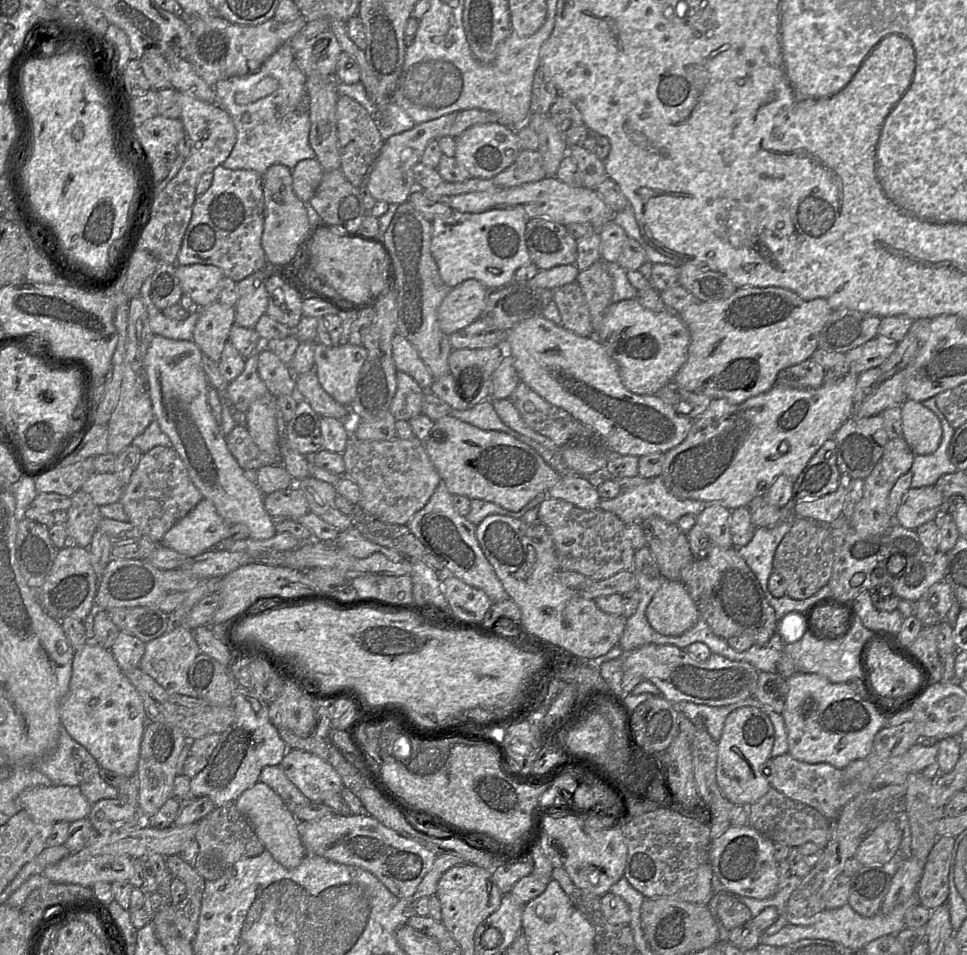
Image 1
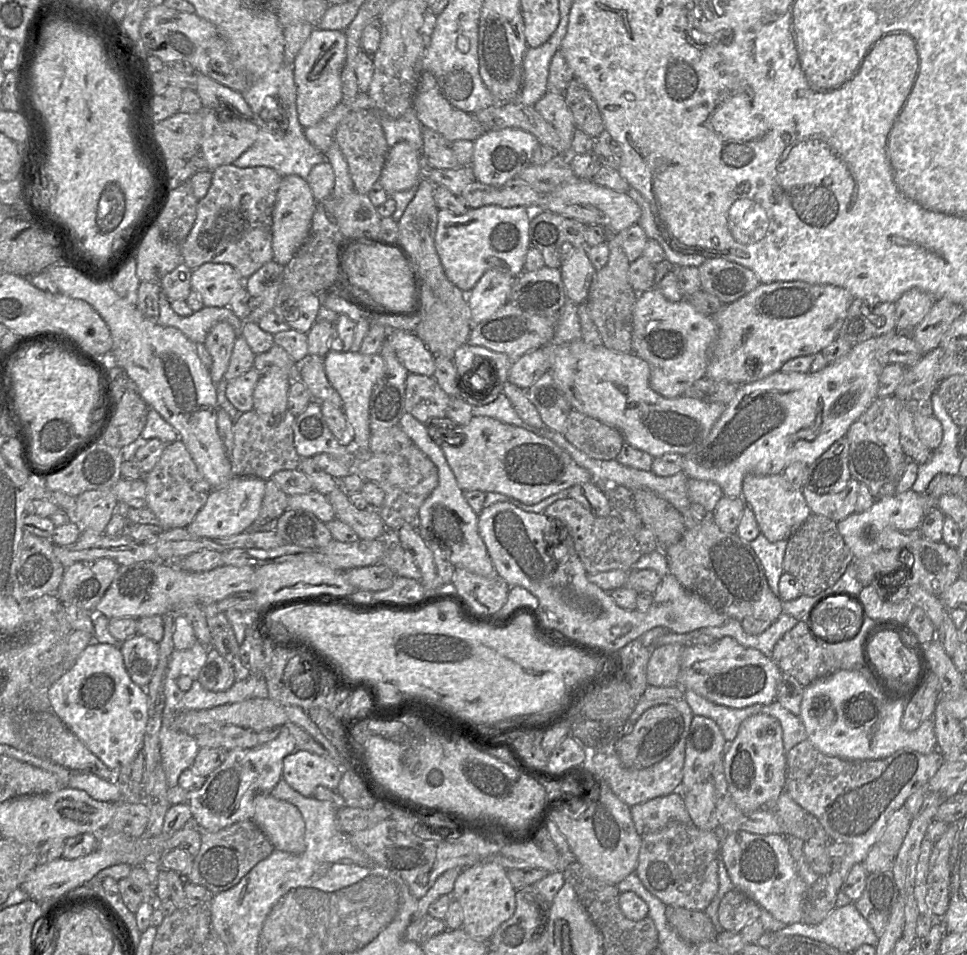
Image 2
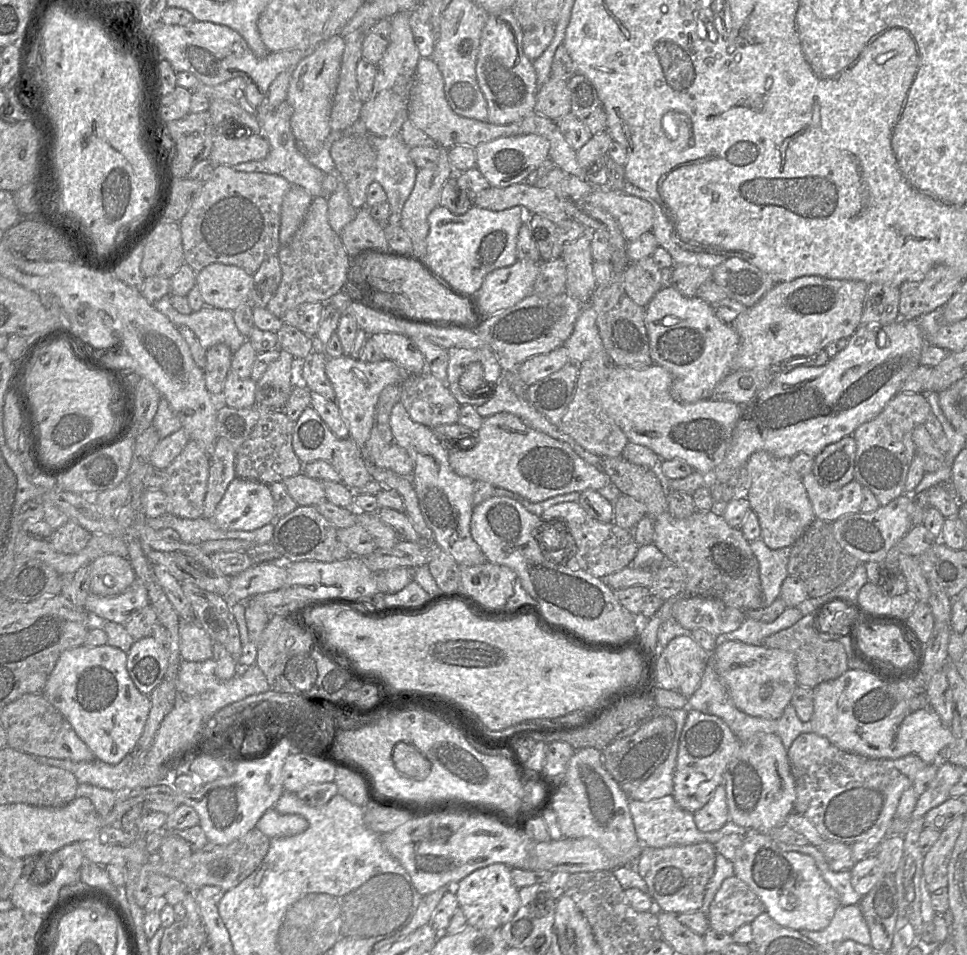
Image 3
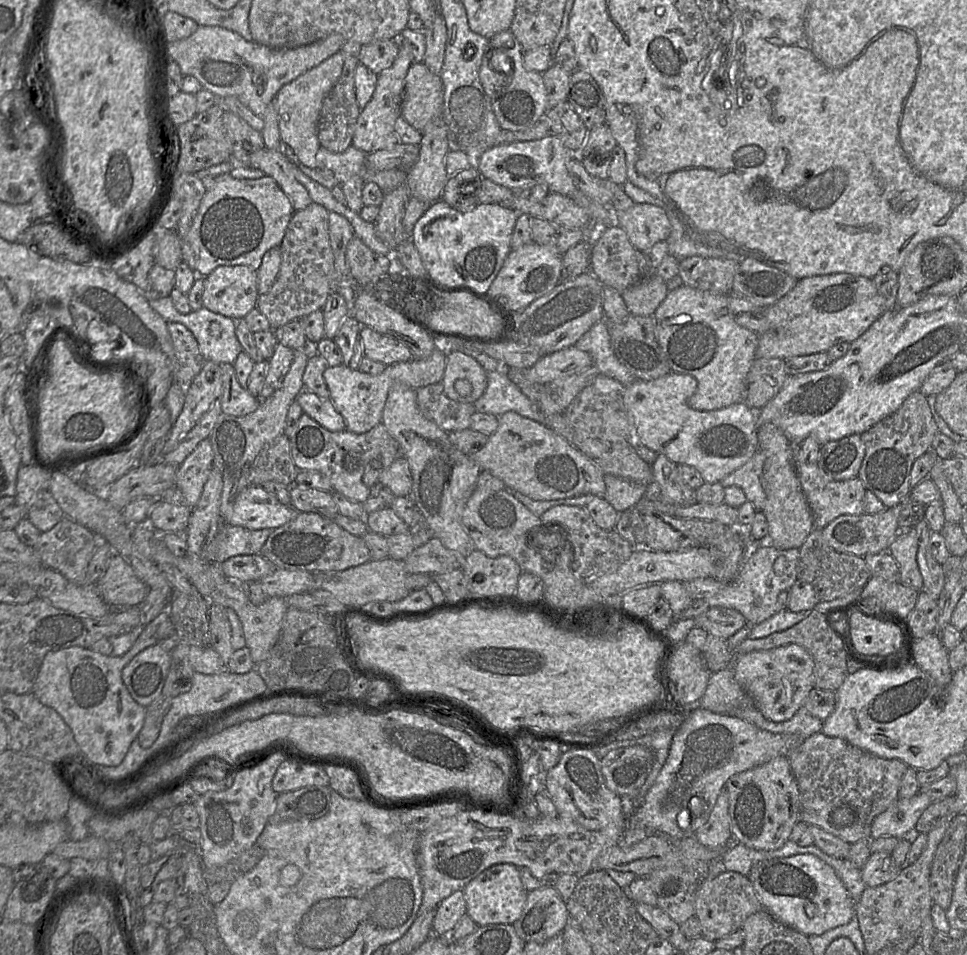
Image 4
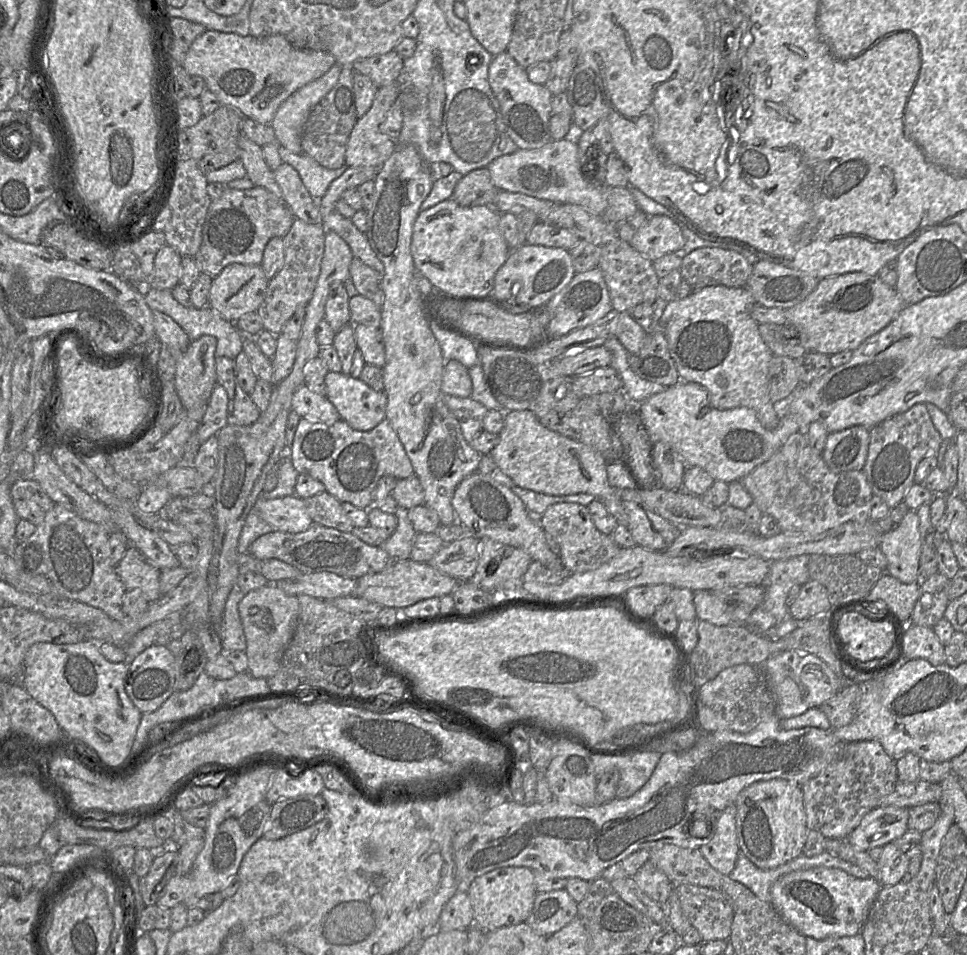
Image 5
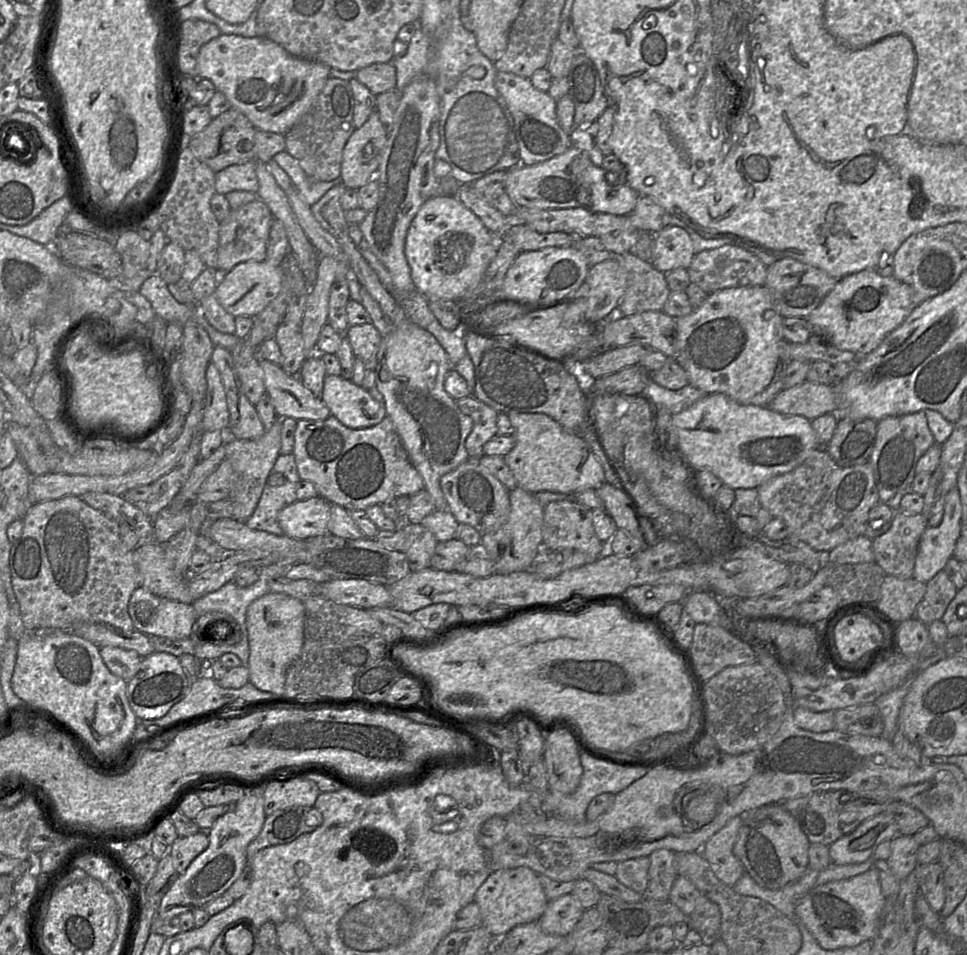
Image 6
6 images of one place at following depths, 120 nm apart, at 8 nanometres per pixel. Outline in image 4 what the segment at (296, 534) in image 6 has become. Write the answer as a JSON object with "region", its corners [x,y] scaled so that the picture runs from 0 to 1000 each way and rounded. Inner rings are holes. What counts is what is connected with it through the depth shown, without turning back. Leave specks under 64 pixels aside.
{"region":[[[259,507],[245,519],[238,540],[232,549],[259,555],[285,554],[308,537],[301,529],[292,528],[286,520],[270,508]]]}

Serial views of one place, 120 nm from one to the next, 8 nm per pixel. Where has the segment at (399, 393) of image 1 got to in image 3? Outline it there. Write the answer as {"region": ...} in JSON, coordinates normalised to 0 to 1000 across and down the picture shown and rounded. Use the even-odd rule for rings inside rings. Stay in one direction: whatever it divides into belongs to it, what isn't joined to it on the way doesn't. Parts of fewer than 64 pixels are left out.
{"region":[[[444,390],[425,392],[415,401],[414,421],[428,442],[446,449],[474,443],[476,423],[462,403]]]}

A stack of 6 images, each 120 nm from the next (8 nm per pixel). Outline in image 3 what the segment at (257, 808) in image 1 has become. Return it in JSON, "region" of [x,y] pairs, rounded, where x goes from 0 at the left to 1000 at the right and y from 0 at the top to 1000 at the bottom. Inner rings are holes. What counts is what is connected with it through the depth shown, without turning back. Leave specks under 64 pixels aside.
{"region":[[[282,846],[276,848],[267,859],[265,867],[280,877],[304,875],[315,870],[319,861],[306,852],[290,852]]]}

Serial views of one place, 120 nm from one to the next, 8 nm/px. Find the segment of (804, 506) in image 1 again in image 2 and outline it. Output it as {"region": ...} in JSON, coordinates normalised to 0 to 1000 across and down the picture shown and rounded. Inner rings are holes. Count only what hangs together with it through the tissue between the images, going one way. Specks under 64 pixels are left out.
{"region":[[[879,501],[875,510],[868,516],[845,517],[832,509],[829,509],[828,514],[839,537],[867,547],[884,536],[887,512],[888,505]]]}

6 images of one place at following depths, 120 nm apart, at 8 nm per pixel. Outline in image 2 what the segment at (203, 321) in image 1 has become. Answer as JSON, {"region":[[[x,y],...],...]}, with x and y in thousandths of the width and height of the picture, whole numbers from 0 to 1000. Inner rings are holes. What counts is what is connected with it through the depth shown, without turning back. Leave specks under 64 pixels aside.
{"region":[[[235,337],[223,338],[216,347],[212,363],[219,374],[218,397],[225,402],[235,390],[246,351]]]}

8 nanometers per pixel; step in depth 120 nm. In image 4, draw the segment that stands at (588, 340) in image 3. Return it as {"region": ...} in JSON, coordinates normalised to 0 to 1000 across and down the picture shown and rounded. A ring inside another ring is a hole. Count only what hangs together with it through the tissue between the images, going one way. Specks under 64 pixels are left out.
{"region":[[[625,335],[615,338],[594,362],[612,374],[613,383],[620,392],[638,398],[646,405],[658,398],[658,395],[636,373]]]}

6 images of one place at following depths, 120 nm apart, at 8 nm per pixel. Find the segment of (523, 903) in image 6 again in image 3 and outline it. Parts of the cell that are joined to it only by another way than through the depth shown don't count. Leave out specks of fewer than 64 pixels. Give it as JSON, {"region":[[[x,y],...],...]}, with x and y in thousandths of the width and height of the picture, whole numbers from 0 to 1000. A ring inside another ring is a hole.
{"region":[[[509,905],[488,913],[471,927],[471,938],[483,969],[499,974],[513,973],[532,960],[538,950],[538,941],[537,931],[528,920],[527,911],[521,905]]]}

